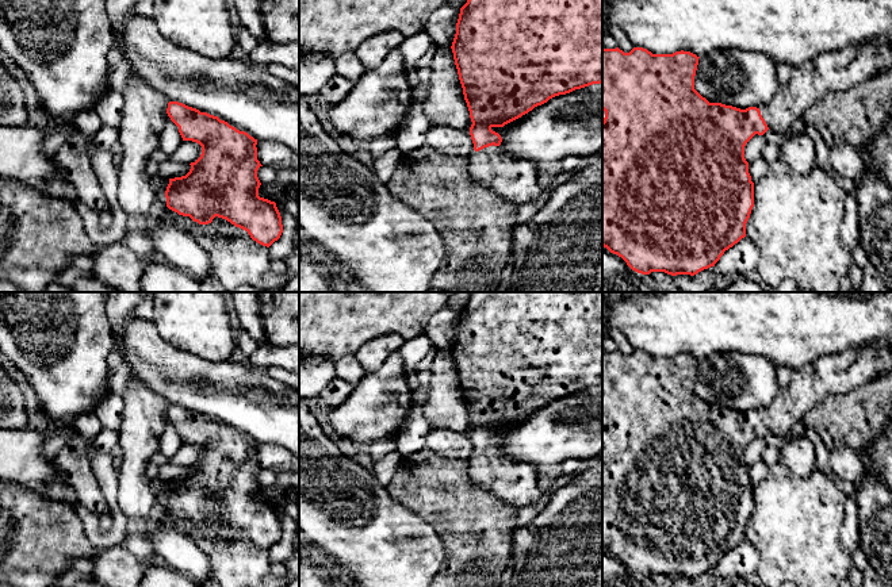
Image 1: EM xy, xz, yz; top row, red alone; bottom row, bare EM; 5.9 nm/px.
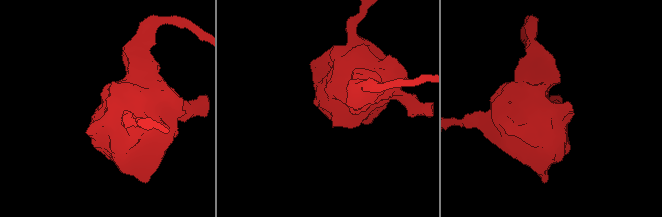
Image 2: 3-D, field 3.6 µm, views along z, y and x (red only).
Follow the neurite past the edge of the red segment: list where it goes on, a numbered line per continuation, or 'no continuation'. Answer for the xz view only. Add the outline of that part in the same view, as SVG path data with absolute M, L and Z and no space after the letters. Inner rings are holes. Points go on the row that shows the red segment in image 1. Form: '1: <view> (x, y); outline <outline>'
1: xz (510, 179); outline M494 145L471 153L468 161L471 181L499 199L521 206L543 192L535 161L510 157Z

